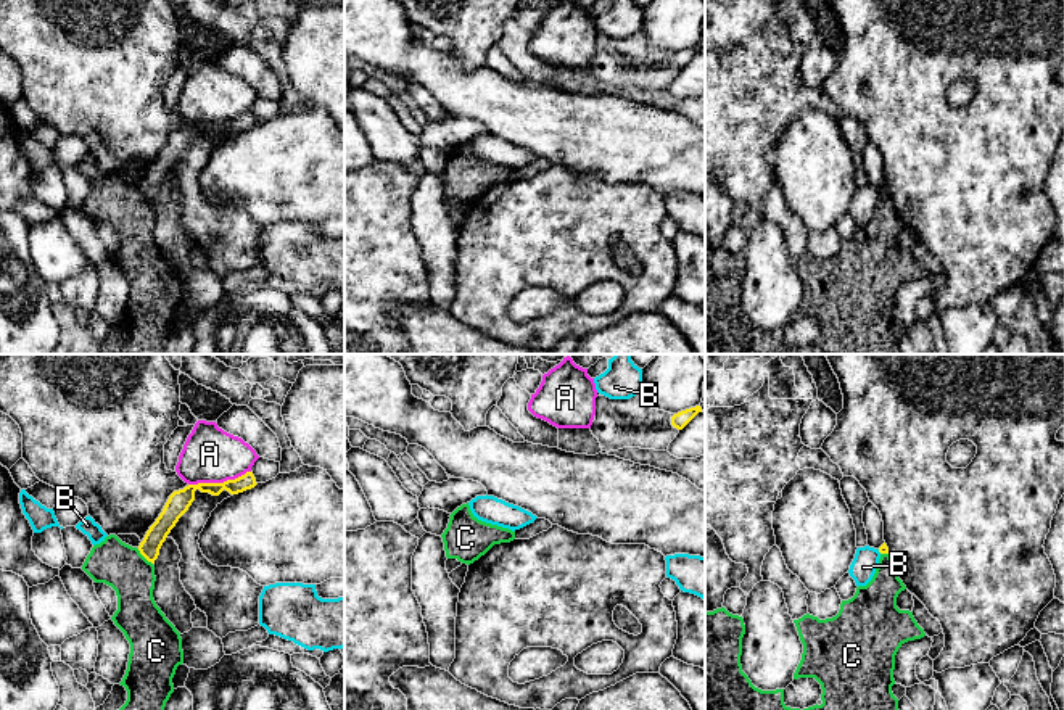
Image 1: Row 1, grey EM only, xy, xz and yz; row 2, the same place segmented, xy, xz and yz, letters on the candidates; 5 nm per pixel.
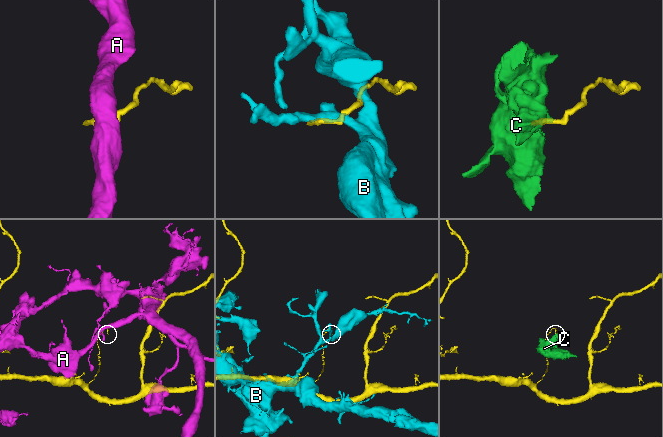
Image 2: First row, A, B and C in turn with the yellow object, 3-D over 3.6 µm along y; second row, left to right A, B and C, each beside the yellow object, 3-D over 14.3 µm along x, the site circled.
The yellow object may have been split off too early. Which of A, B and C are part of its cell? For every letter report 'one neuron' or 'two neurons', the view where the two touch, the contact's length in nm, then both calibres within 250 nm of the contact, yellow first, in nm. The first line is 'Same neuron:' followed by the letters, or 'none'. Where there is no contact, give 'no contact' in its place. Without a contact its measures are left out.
Same neuron: none
A: two neurons | xy | 320 nm | 110/280 nm
B: two neurons | yz | 30 nm | 50/130 nm
C: two neurons | xy | 110 nm | 100/220 nm

